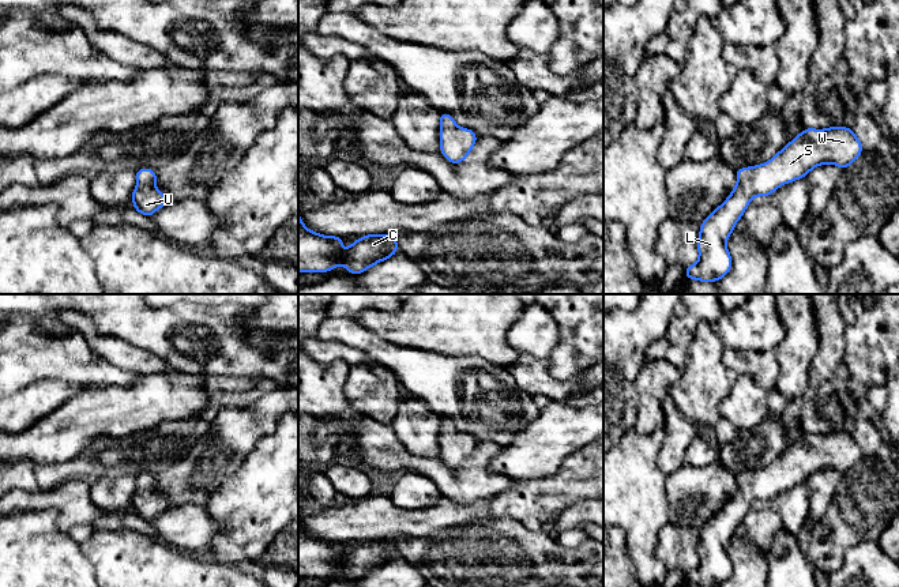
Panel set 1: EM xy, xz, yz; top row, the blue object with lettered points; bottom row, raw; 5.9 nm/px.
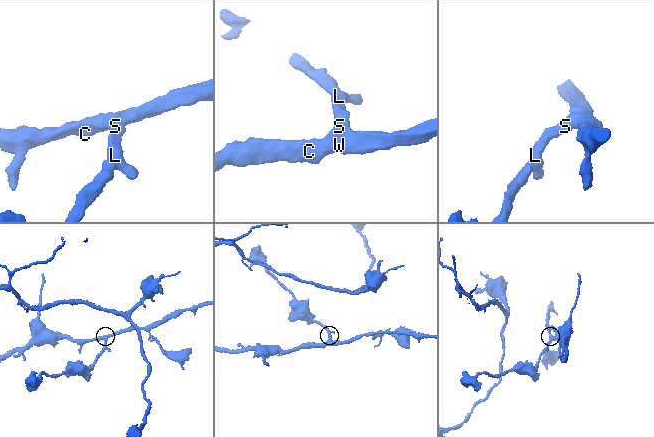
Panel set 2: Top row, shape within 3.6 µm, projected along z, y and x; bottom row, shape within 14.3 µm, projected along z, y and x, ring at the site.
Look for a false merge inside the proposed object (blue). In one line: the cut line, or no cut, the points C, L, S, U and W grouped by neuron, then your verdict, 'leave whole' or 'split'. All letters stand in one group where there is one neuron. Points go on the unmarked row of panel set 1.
no cut | C L S U W | leave whole

